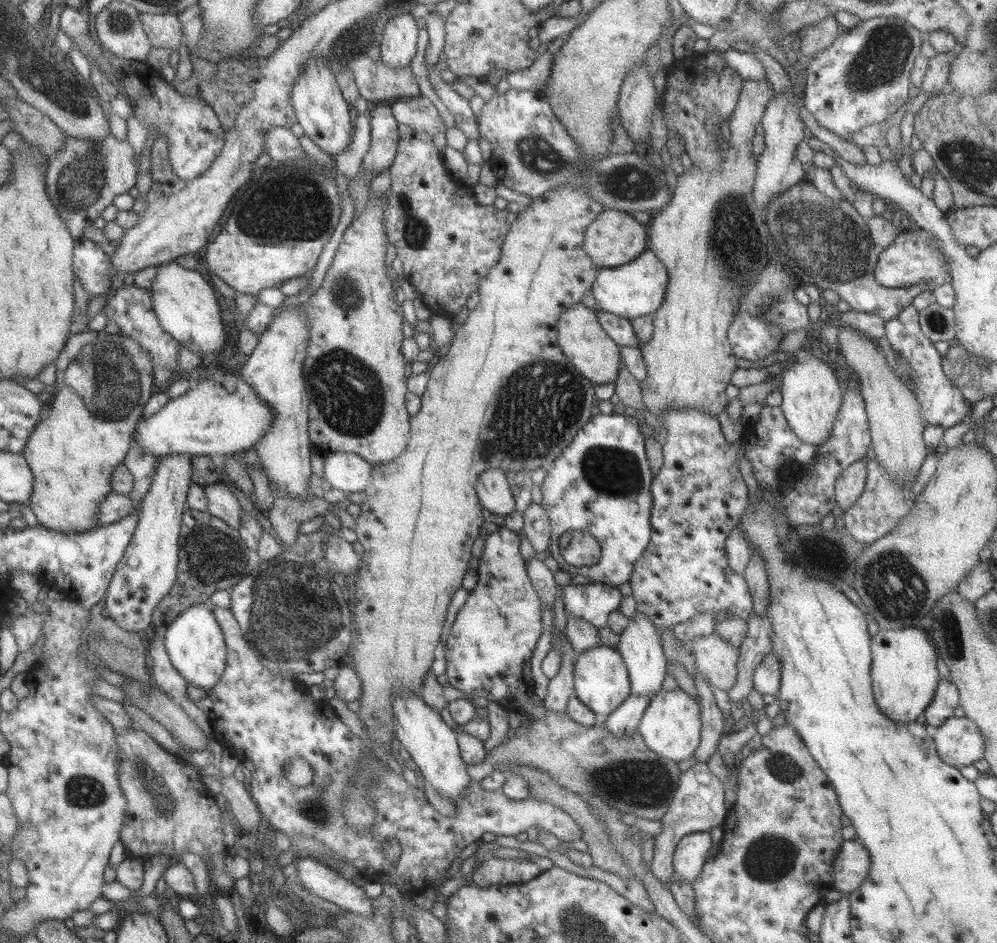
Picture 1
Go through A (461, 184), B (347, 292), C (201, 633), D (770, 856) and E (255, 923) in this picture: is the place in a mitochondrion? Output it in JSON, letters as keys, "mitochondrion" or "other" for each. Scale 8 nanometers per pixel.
{"A":"other","B":"mitochondrion","C":"other","D":"mitochondrion","E":"other"}

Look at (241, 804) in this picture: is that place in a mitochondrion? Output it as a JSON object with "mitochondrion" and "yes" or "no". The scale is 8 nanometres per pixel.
{"mitochondrion":"no"}

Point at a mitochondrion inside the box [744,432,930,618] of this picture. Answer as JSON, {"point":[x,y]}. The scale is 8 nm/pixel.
{"point":[820,553]}

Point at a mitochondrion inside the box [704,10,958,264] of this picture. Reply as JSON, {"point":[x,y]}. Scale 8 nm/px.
{"point":[878,63]}

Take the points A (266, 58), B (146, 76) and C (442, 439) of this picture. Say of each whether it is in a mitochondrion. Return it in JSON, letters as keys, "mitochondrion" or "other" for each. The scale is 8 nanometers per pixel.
{"A":"other","B":"other","C":"other"}

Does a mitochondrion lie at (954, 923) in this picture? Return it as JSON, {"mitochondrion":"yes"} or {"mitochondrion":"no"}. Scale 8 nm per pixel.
{"mitochondrion":"yes"}

